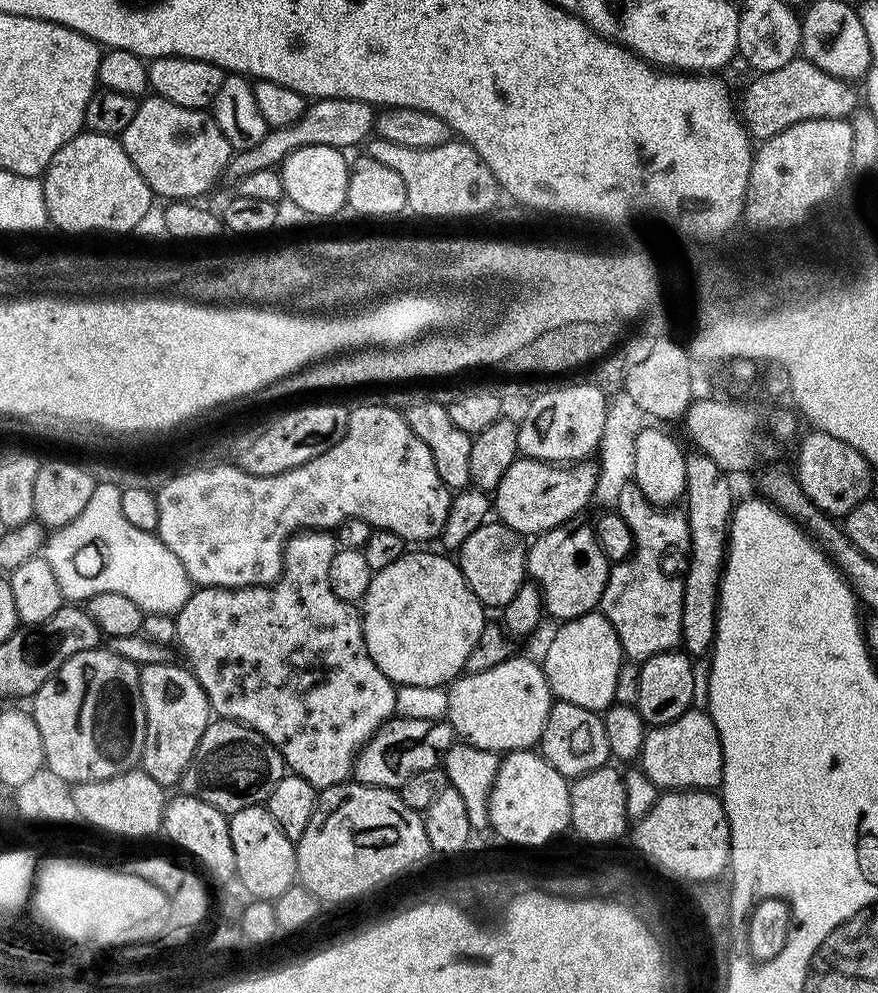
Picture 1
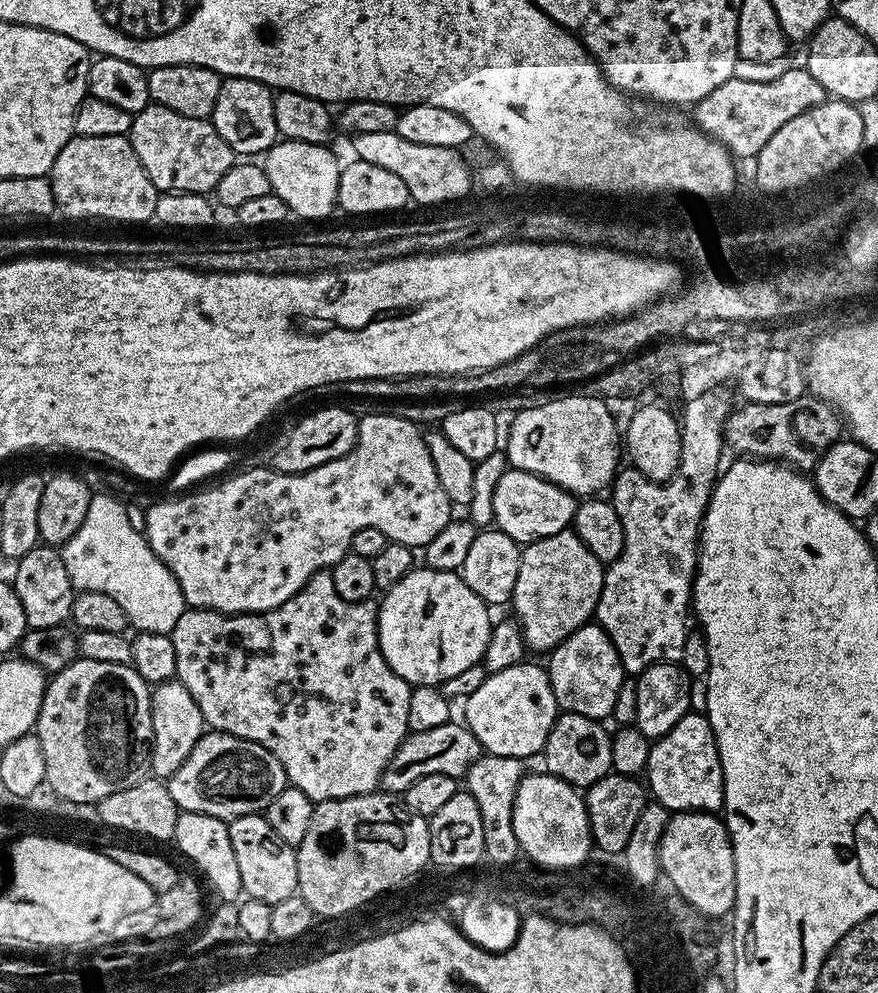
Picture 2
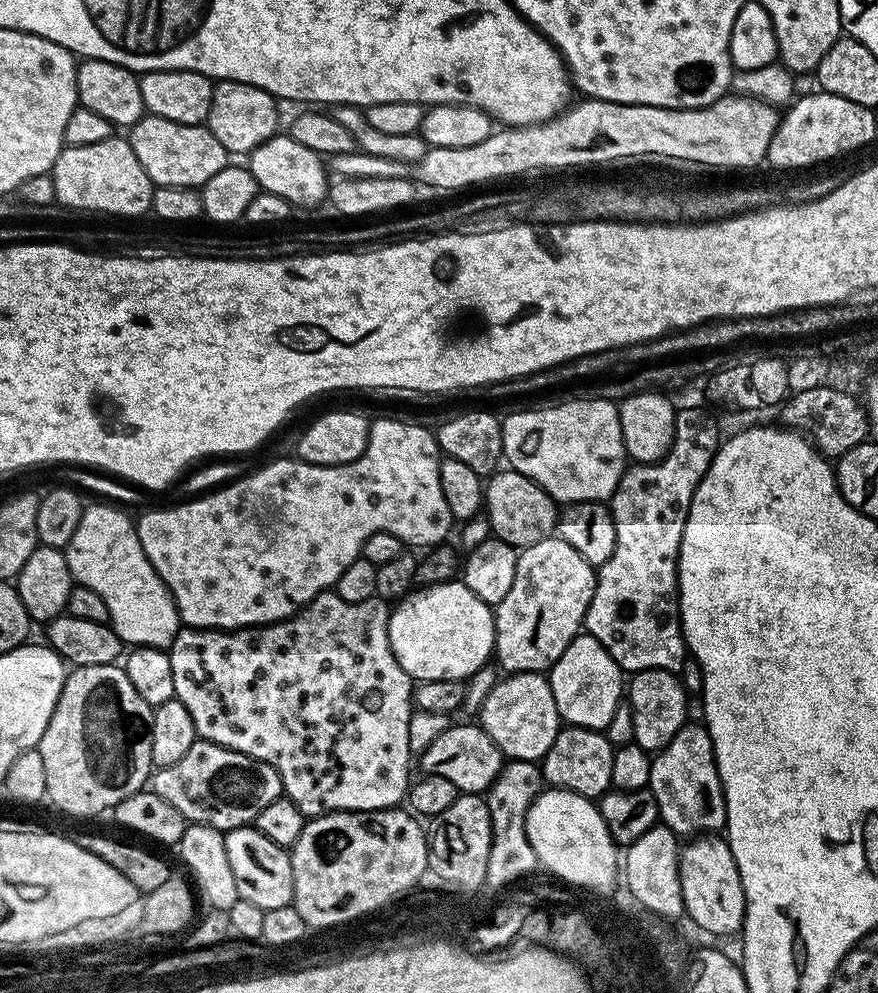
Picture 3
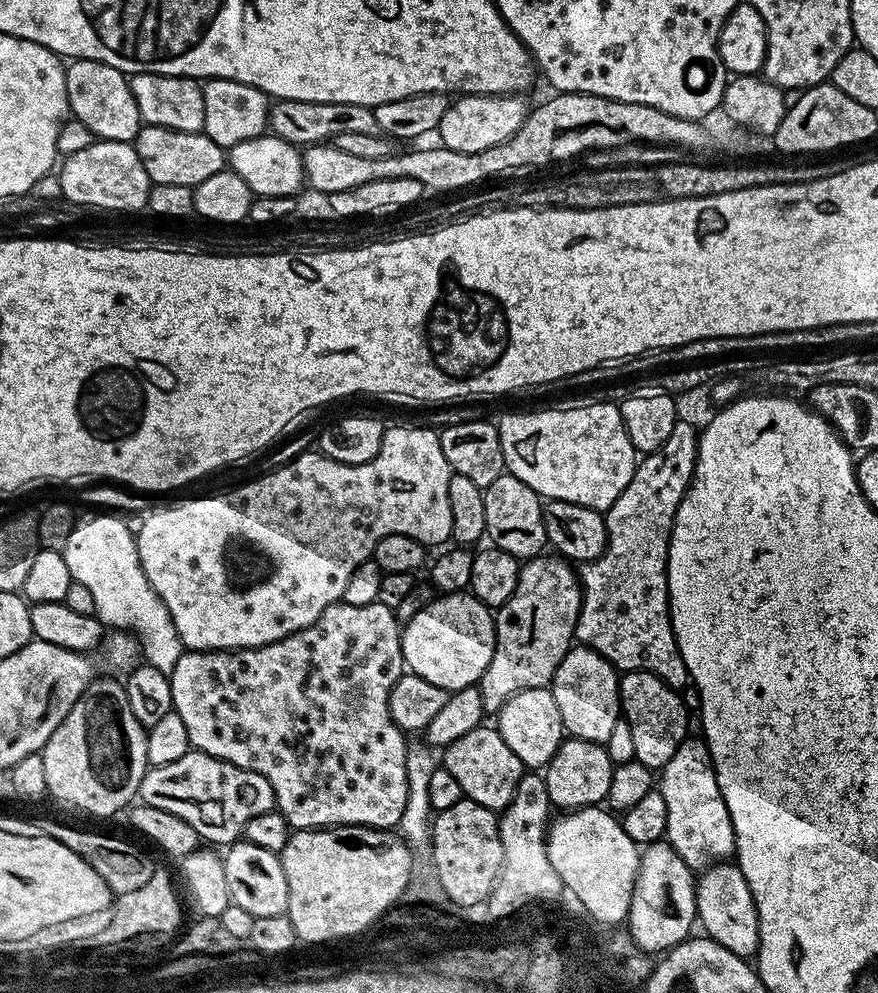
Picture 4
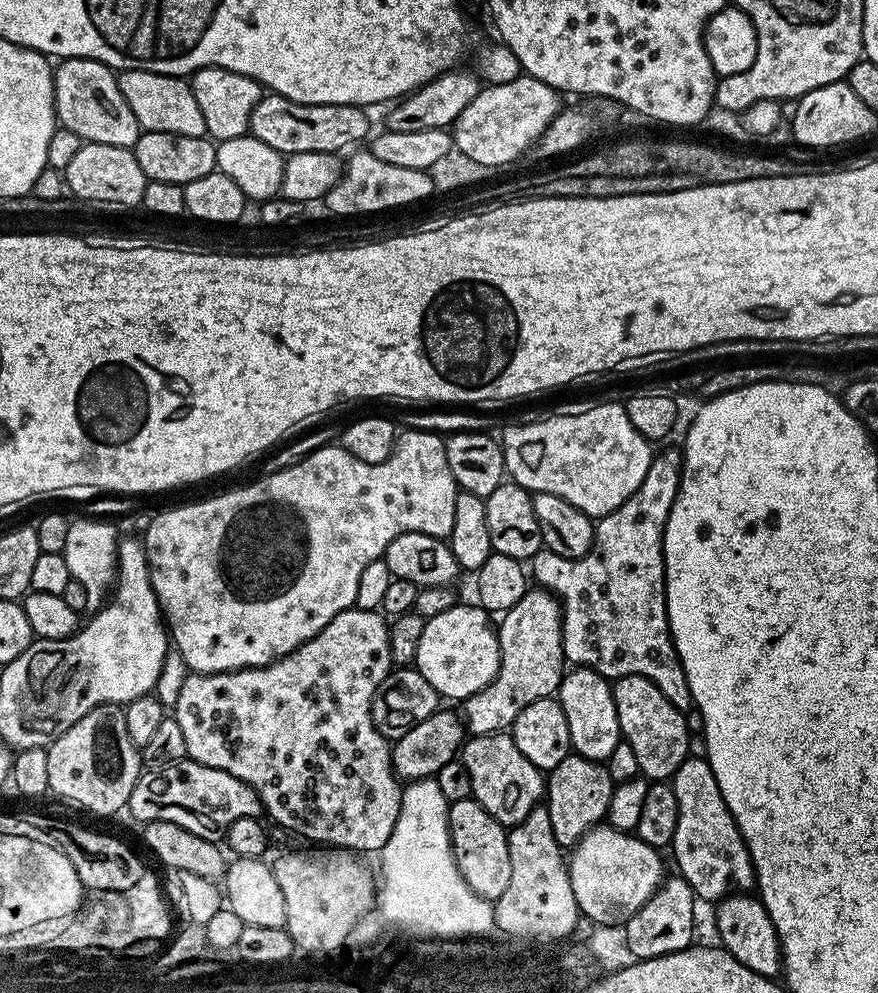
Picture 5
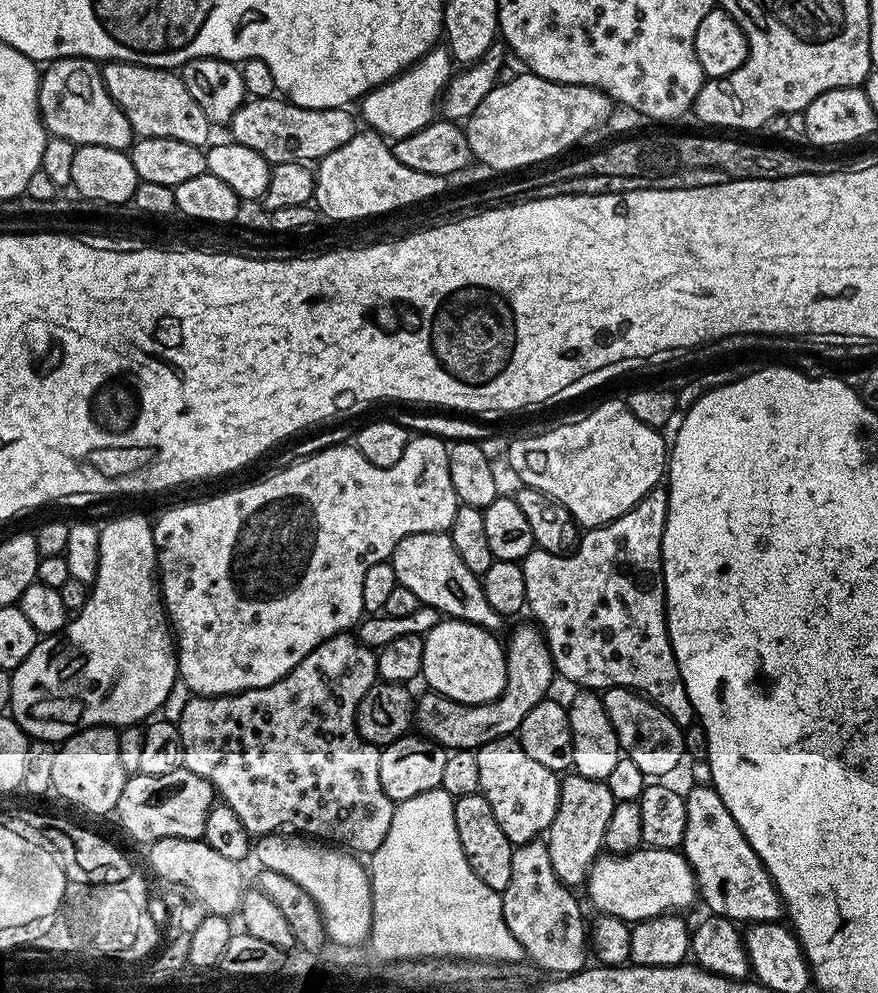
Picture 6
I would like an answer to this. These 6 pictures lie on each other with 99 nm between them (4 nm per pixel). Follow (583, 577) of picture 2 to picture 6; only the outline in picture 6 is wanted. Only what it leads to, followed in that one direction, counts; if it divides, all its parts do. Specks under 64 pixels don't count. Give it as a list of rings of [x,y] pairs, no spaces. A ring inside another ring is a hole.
[[[527,622],[521,628],[516,628],[512,632],[512,637],[506,640],[506,655],[508,658],[508,677],[506,686],[498,698],[494,698],[485,704],[463,704],[454,702],[445,696],[437,696],[435,692],[425,691],[425,696],[415,701],[414,704],[414,724],[427,739],[435,744],[441,744],[442,747],[449,750],[475,750],[486,746],[486,742],[501,740],[507,736],[515,737],[520,731],[522,722],[538,702],[549,699],[552,688],[552,679],[557,679],[558,673],[556,667],[552,664],[552,655],[548,649],[547,642],[544,641],[544,634],[535,623]]]

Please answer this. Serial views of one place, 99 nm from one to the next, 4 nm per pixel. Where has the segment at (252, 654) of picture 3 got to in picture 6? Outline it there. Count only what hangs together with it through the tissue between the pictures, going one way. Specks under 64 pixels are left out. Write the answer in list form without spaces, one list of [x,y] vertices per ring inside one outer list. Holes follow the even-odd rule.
[[[341,634],[322,642],[314,650],[310,650],[310,654],[306,654],[306,658],[302,658],[302,662],[298,662],[298,666],[294,666],[294,670],[290,670],[290,674],[286,674],[281,680],[270,686],[246,690],[245,692],[235,692],[229,696],[193,695],[186,704],[179,722],[184,767],[189,768],[194,774],[198,774],[198,778],[206,778],[206,782],[210,782],[210,786],[216,790],[217,797],[223,803],[228,804],[230,810],[234,810],[234,814],[238,814],[242,826],[253,838],[283,832],[303,834],[305,837],[315,838],[320,842],[331,842],[333,845],[343,846],[356,854],[376,852],[378,846],[382,846],[382,842],[386,838],[386,830],[390,830],[394,801],[386,798],[386,790],[382,790],[382,778],[378,767],[380,748],[366,742],[358,734],[356,711],[362,702],[362,698],[366,698],[366,690],[370,690],[373,684],[377,683],[377,680],[376,652],[366,647],[355,635]]]

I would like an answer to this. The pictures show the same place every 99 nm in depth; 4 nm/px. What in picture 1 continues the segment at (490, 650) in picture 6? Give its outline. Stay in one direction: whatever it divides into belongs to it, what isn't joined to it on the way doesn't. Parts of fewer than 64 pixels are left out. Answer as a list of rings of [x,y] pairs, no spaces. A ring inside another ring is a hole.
[[[408,550],[386,570],[372,573],[370,590],[366,590],[359,609],[364,618],[366,650],[374,658],[374,666],[397,686],[451,685],[464,672],[466,658],[470,658],[470,650],[474,650],[474,642],[478,642],[486,623],[486,609],[470,590],[459,563],[436,552]]]

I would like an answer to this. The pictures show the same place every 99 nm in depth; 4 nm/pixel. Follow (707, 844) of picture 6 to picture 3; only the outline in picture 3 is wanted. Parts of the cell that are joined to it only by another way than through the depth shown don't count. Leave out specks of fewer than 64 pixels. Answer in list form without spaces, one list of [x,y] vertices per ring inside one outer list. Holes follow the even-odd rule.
[[[685,722],[667,746],[652,756],[647,789],[658,802],[660,820],[677,837],[716,834],[727,825],[724,787],[716,769],[712,739],[703,723]]]

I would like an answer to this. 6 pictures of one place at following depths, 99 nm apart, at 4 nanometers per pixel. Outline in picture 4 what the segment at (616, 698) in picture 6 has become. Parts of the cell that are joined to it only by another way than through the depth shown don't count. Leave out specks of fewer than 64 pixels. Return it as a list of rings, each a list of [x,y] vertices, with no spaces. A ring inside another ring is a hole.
[[[626,672],[620,676],[620,711],[622,718],[630,726],[630,734],[634,737],[635,759],[647,768],[664,768],[666,762],[674,758],[674,750],[678,750],[680,743],[688,736],[686,718],[689,709],[684,706],[683,695],[666,682],[662,682],[662,678],[658,678],[652,672]]]

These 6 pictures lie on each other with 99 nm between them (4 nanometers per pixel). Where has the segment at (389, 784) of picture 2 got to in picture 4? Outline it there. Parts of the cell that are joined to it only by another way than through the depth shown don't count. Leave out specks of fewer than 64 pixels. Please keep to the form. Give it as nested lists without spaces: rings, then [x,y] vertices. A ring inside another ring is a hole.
[[[492,726],[475,728],[470,730],[470,734],[462,734],[458,742],[450,742],[442,752],[442,767],[454,774],[467,799],[493,810],[503,810],[509,804],[526,771],[518,754],[514,754],[514,750],[502,742],[502,734]]]

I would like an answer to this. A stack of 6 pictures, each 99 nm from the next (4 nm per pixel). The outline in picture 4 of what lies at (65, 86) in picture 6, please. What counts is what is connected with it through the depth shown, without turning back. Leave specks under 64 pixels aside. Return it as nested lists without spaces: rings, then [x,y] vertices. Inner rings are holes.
[[[72,60],[65,67],[64,73],[66,74],[68,110],[75,120],[82,122],[92,132],[93,137],[132,144],[140,133],[142,121],[138,114],[138,102],[134,102],[134,94],[128,85],[129,77],[114,66],[106,66],[106,62],[97,60]]]

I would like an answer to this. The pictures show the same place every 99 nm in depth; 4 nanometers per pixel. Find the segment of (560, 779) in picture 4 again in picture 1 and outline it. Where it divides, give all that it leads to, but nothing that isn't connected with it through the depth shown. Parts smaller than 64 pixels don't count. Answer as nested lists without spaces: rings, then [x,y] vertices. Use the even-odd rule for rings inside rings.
[[[556,700],[546,718],[538,751],[547,764],[554,766],[554,770],[558,770],[558,774],[562,774],[565,778],[590,774],[590,770],[605,767],[609,763],[610,753],[603,715],[599,712],[582,710],[582,706],[570,706],[570,702]]]

